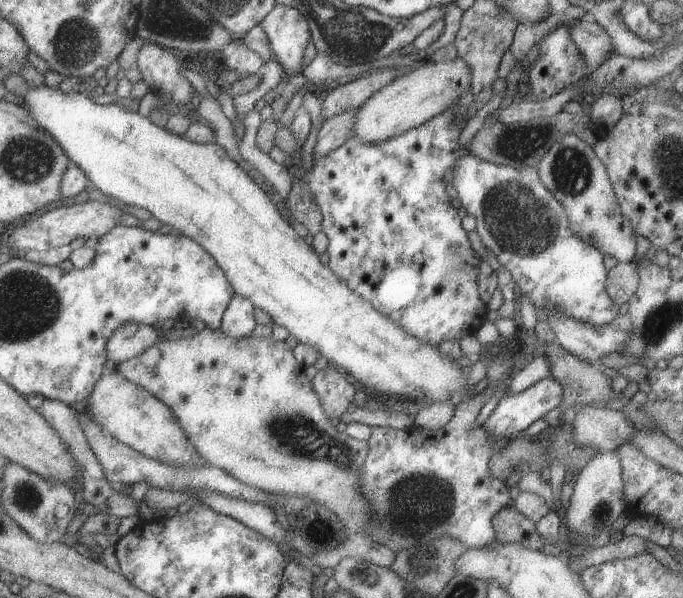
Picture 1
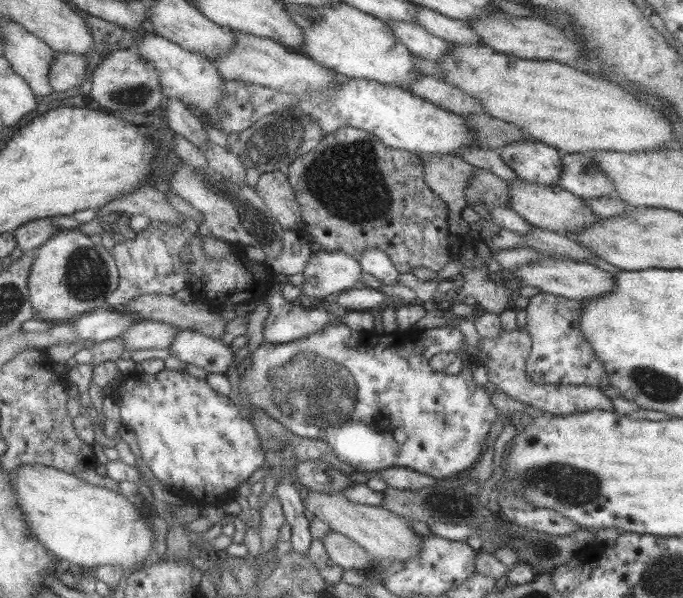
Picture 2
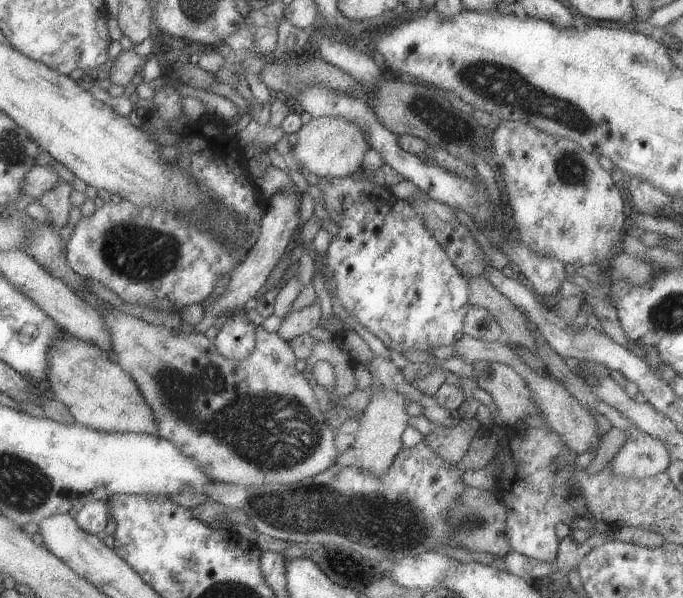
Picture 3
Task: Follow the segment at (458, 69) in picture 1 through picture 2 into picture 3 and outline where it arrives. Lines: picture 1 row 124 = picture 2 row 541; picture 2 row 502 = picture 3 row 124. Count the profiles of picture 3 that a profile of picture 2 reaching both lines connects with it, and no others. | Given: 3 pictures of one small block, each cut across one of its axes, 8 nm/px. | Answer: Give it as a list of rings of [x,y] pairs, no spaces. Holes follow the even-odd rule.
[[[321,116],[321,118],[311,118],[307,124],[301,126],[301,130],[291,138],[291,152],[293,156],[283,160],[293,162],[293,164],[303,164],[301,170],[309,170],[315,178],[343,178],[355,174],[363,166],[363,156],[365,152],[371,150],[365,132],[361,130],[359,124],[353,124],[345,118],[331,118],[331,116]]]

